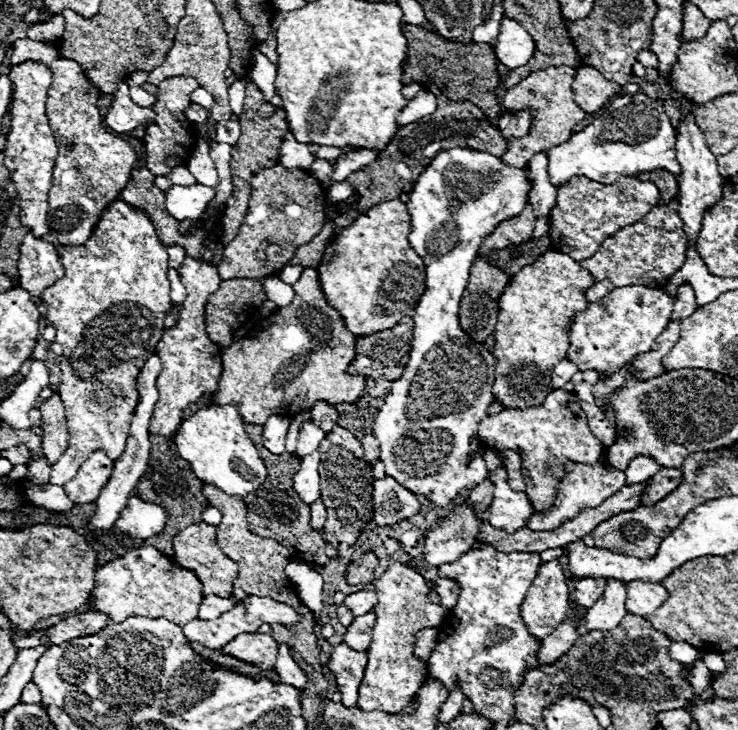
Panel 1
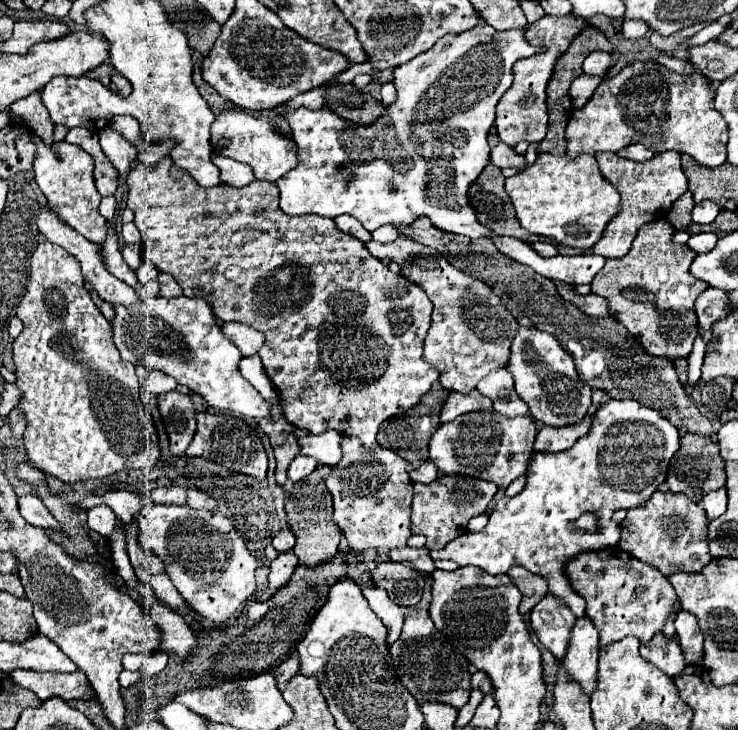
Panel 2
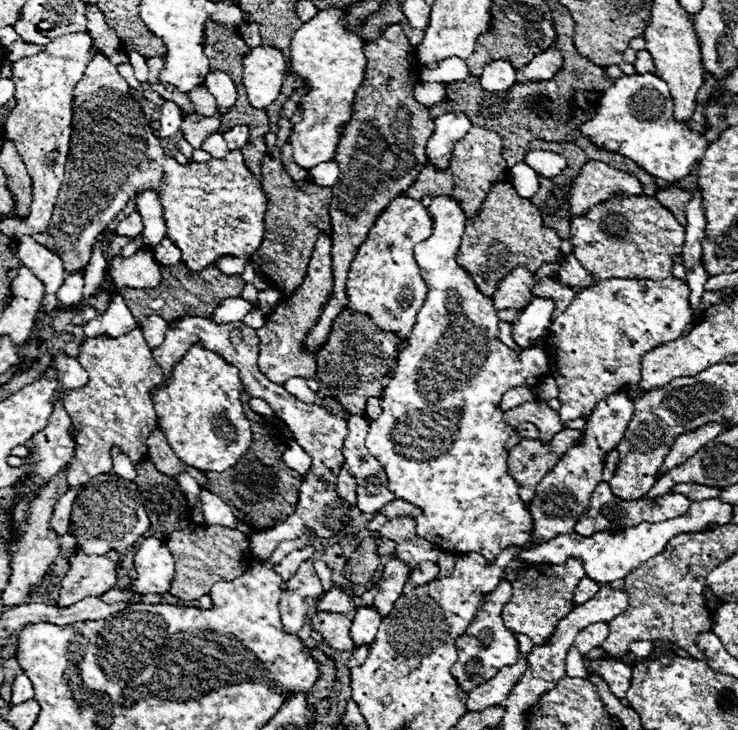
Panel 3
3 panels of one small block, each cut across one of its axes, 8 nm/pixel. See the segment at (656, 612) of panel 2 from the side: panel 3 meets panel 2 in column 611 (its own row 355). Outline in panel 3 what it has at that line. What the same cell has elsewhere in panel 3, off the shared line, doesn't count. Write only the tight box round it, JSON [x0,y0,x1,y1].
[544,278,694,424]

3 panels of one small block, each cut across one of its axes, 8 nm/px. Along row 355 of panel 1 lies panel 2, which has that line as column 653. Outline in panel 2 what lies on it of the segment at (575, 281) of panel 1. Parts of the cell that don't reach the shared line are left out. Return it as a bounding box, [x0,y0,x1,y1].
[618,492,710,576]

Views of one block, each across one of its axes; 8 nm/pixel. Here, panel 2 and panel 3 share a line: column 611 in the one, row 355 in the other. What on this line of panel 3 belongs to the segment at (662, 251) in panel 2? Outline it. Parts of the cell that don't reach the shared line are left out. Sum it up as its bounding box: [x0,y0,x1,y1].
[258,232,332,384]

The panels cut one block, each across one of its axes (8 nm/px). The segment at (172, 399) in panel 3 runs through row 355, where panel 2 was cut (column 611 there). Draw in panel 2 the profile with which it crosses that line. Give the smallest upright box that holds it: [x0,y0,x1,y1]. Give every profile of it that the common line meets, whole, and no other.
[506,152,620,250]

